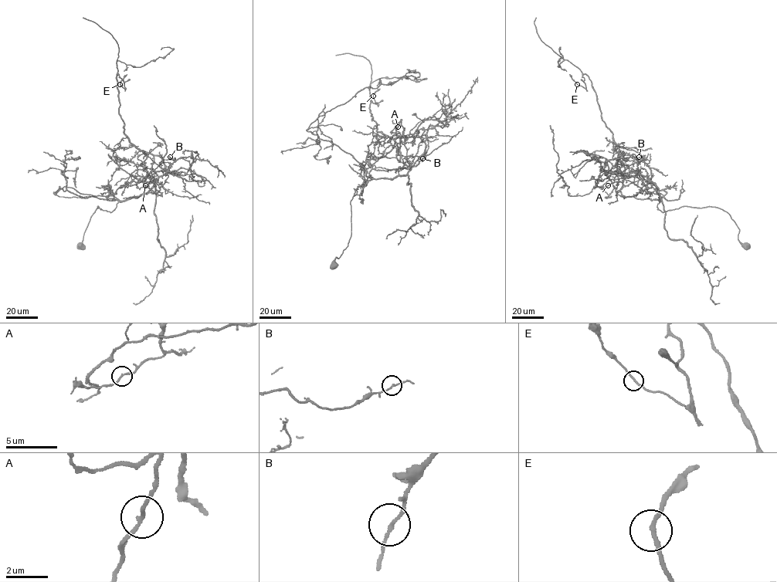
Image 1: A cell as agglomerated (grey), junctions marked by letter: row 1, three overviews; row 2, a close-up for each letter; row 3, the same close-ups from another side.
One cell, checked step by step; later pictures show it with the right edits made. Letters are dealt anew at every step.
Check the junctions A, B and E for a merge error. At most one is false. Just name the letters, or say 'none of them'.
A

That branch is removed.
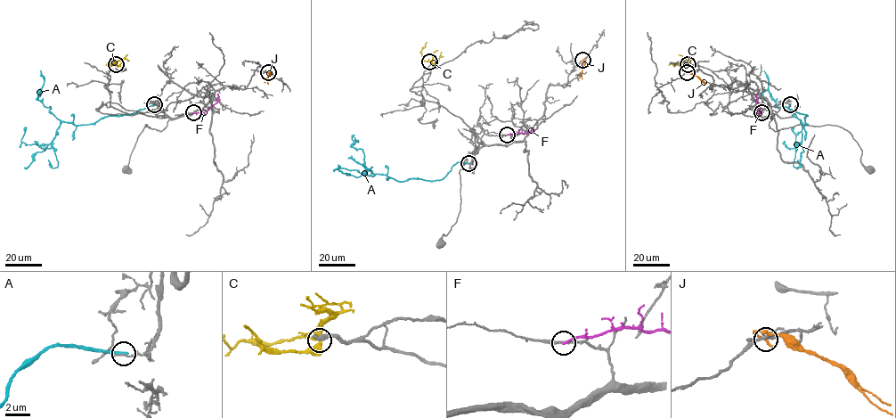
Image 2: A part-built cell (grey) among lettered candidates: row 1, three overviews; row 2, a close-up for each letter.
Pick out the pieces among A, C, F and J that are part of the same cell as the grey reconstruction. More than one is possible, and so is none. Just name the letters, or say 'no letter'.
no letter

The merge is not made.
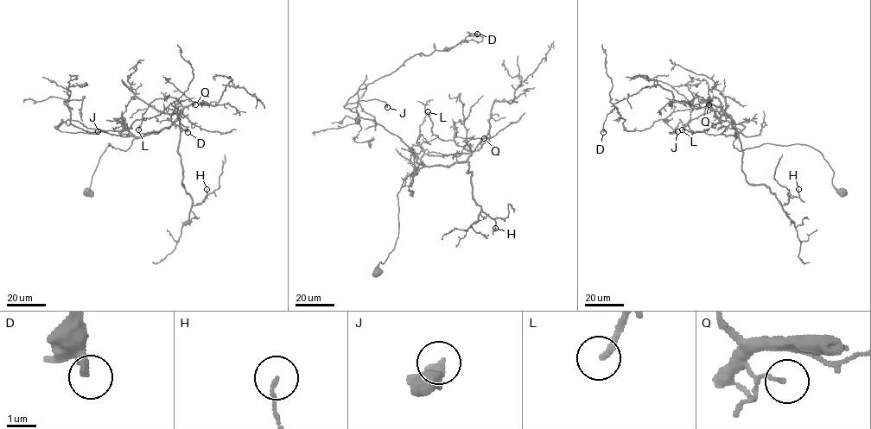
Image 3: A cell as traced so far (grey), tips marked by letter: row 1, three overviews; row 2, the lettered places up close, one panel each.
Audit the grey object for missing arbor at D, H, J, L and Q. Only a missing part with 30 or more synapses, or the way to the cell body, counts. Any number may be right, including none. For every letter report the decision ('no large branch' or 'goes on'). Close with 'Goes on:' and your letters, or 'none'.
D: no large branch
H: no large branch
J: no large branch
L: no large branch
Q: no large branch
Goes on: none

